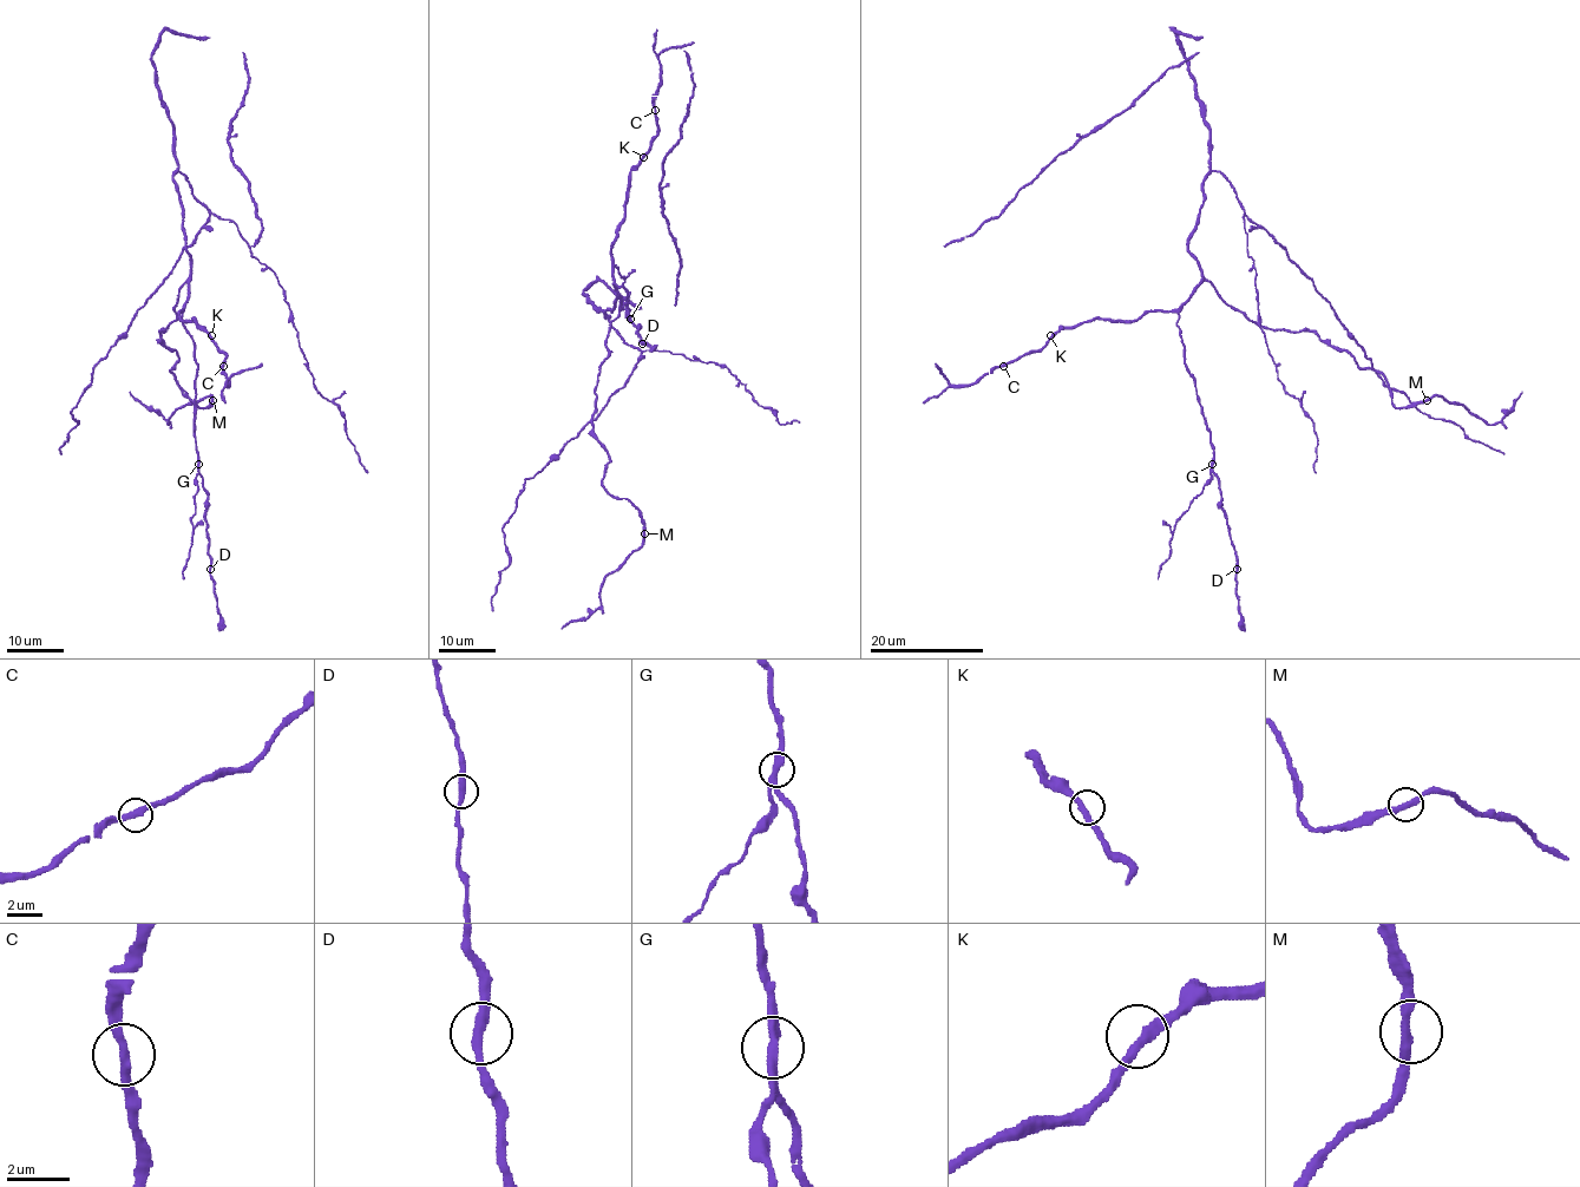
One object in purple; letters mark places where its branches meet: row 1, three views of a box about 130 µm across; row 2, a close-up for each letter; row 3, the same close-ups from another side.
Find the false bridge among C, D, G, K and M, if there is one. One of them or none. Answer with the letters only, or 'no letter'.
G

